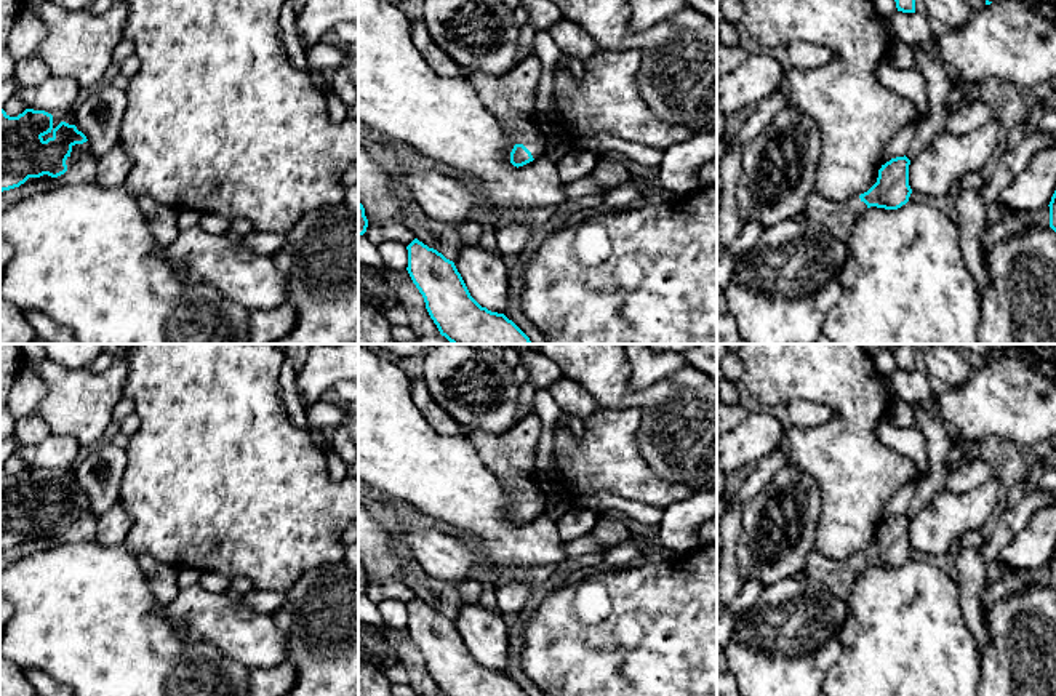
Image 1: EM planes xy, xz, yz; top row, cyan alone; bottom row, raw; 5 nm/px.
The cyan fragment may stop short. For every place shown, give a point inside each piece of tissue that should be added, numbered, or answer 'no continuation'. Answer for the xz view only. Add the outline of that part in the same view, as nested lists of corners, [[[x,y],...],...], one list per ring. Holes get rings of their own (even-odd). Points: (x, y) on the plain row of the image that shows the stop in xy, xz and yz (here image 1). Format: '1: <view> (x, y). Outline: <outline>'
1: xz (511, 456). Outline: [[[528,413],[506,434],[472,430],[470,440],[480,459],[499,478],[515,502],[523,502],[534,518],[544,514],[544,494],[534,477],[534,458],[541,445],[542,422]]]

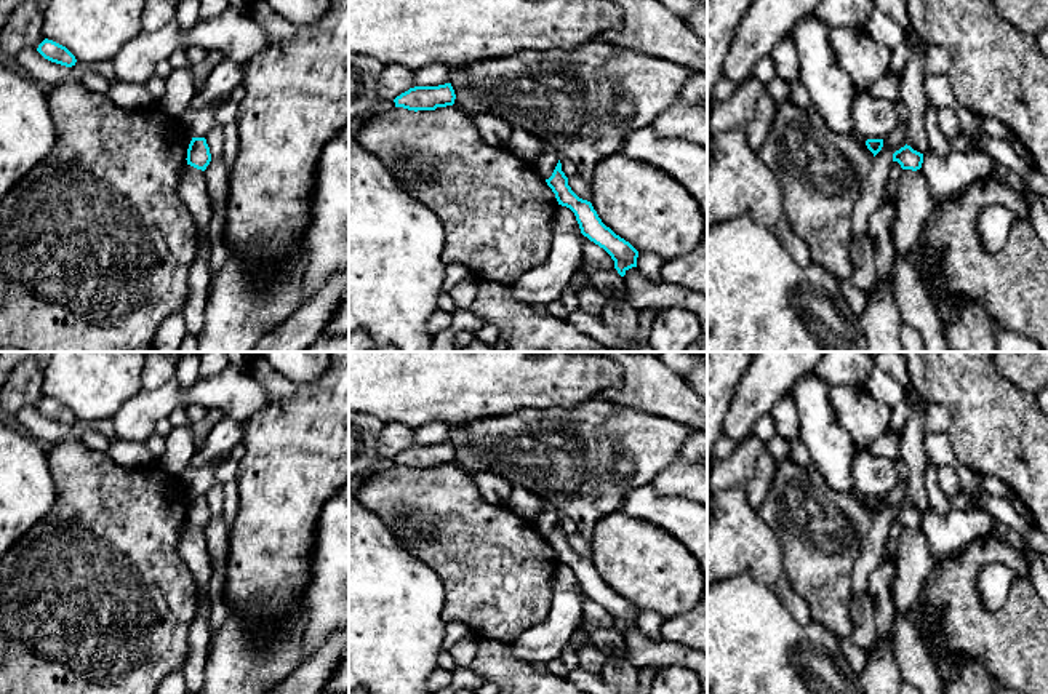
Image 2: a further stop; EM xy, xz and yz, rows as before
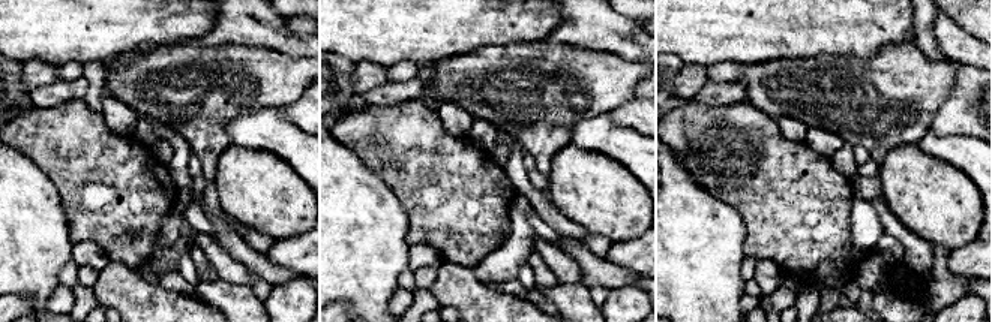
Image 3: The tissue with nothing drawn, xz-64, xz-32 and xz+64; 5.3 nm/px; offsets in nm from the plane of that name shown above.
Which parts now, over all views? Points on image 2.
no continuation

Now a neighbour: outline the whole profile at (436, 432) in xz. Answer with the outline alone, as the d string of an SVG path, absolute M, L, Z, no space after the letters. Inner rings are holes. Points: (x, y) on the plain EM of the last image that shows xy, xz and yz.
M434 421L414 429L416 445L438 445L450 440L451 427L448 424Z

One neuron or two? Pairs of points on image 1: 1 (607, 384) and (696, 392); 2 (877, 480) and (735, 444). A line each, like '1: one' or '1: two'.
1: one
2: two

